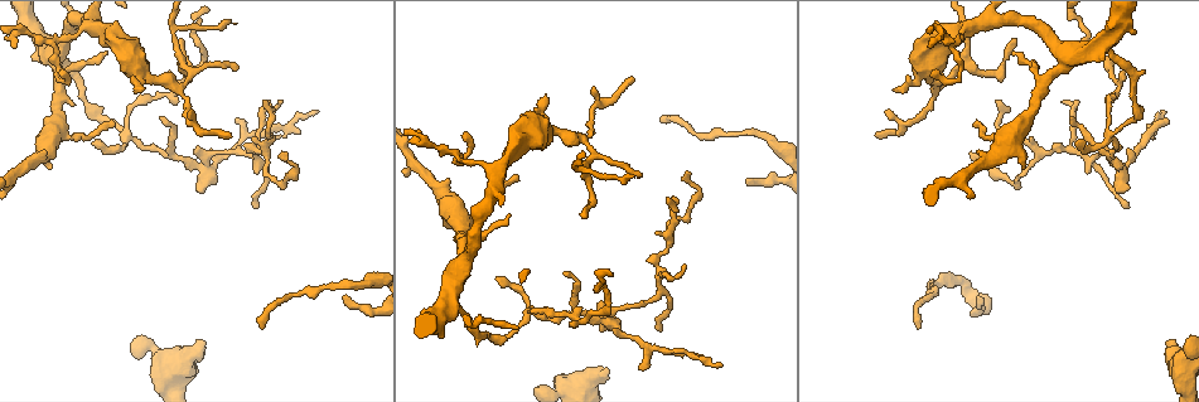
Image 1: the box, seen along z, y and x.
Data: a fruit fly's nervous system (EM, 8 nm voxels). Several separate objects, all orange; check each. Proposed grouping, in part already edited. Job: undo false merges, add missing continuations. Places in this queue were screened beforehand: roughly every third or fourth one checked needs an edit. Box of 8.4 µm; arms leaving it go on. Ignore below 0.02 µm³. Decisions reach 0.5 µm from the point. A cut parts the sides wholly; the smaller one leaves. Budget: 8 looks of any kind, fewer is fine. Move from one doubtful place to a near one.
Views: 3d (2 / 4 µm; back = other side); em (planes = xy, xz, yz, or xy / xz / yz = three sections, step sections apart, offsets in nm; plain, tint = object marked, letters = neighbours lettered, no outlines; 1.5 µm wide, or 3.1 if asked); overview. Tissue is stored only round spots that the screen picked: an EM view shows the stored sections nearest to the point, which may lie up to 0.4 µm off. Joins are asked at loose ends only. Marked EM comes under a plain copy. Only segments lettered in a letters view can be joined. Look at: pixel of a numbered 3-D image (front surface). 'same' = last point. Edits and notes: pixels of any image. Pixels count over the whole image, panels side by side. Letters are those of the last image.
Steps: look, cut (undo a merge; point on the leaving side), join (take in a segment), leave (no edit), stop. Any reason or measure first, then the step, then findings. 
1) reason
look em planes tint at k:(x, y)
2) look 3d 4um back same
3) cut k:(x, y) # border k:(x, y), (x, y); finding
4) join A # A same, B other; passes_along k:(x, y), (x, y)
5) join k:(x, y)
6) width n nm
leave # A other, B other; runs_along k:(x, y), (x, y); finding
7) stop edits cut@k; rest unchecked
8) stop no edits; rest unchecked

branch stops here
look em planes letters at 1:(204, 343)

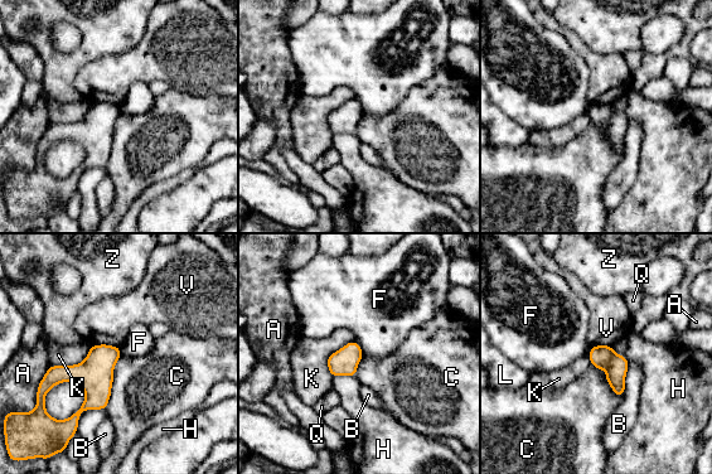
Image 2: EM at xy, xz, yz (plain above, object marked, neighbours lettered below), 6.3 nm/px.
leave # A other, B other, C other, F other, H other, K other, L other, Q other, V other, Z other; no lettered segment goes on from it

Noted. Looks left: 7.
thin end
look em yz step 4 tint at 1:(262, 328)

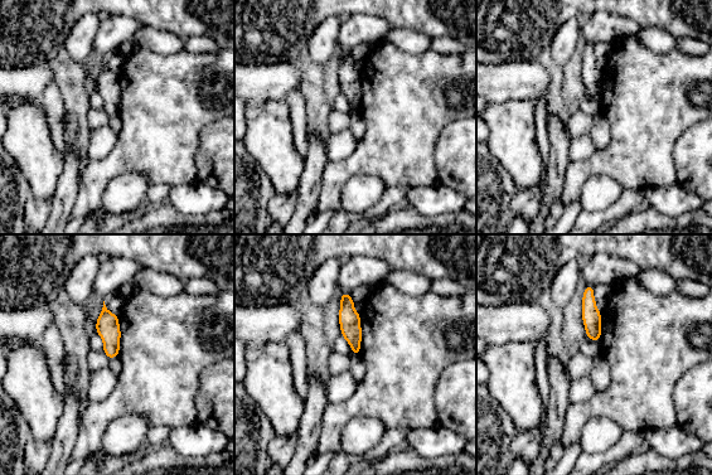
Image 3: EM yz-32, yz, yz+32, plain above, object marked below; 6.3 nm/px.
cut it another way
look em planes tint same

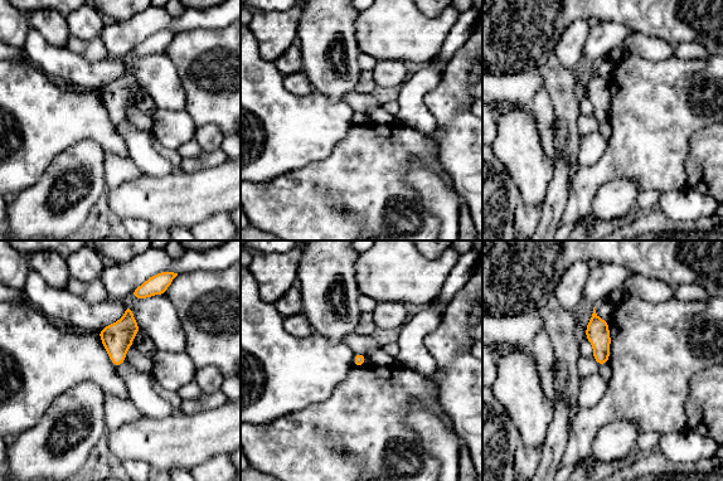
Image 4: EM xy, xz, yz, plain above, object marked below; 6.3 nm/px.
look em planes letters same

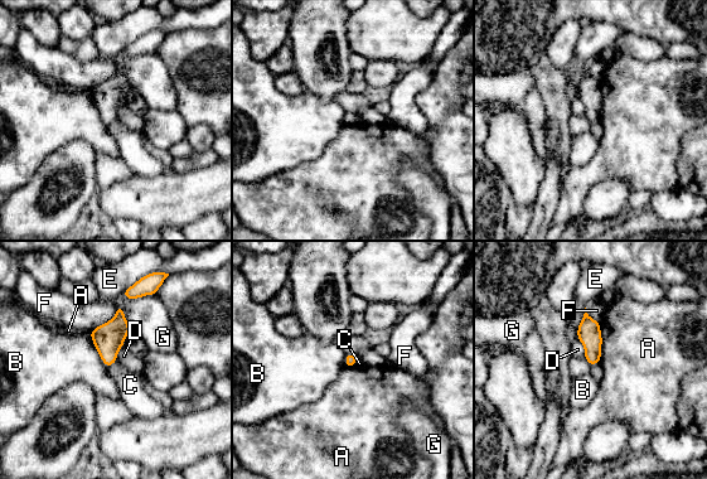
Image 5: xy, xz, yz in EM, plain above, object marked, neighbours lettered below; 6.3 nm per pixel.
leave # A other, B other, C other, D other, E other, F other, G other; border 5:(116, 361), (107, 368); no lettered segment goes on from it

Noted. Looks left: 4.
thin end
look 3d 4um at 1:(1168, 124)

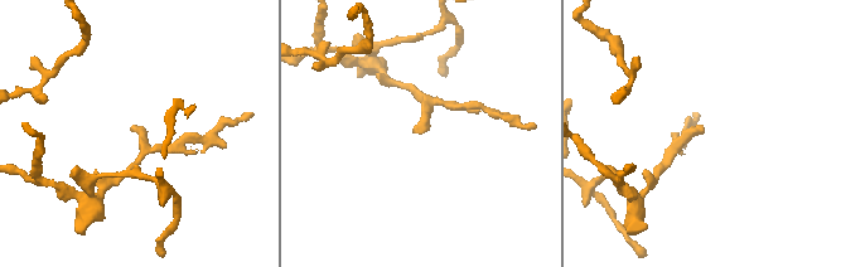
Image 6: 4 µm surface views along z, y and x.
shape alone is not enough
look em xy step 8 tint at 6:(134, 130)

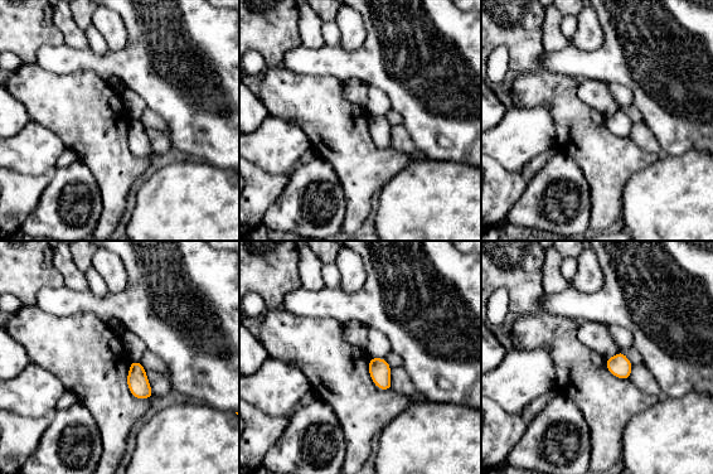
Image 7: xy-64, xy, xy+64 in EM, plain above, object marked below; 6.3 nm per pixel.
look em planes letters same

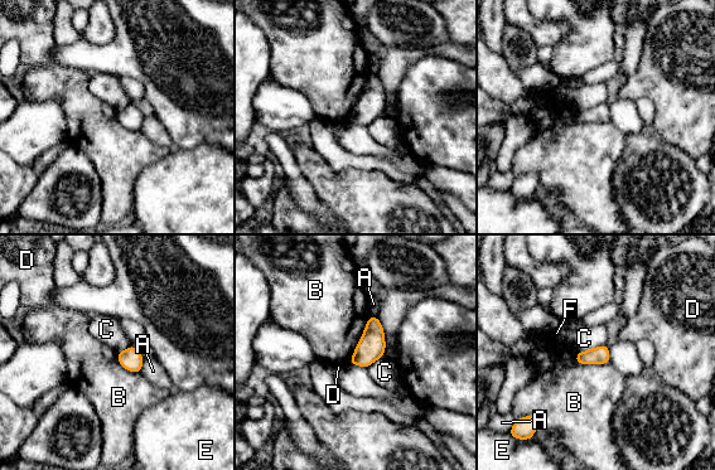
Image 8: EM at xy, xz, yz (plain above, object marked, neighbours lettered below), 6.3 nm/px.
leave # A other, B other, C other, D other, E other, F other; border 8:(370, 315), (348, 362); no lettered segment goes on from it

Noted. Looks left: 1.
stop no edits; rest unchecked

